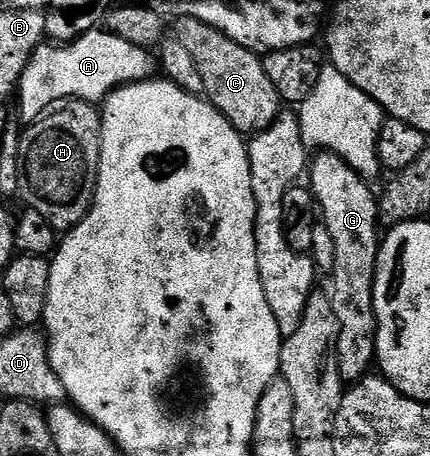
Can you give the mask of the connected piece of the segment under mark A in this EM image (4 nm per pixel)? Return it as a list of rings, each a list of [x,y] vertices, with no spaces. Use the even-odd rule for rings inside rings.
[[[100,27],[91,29],[76,41],[42,44],[34,51],[20,80],[18,102],[20,101],[21,119],[19,120],[24,123],[38,121],[45,116],[49,107],[67,102],[69,99],[103,102],[108,94],[115,89],[121,89],[123,85],[149,80],[153,76],[152,65],[154,69],[154,57],[149,50]]]

